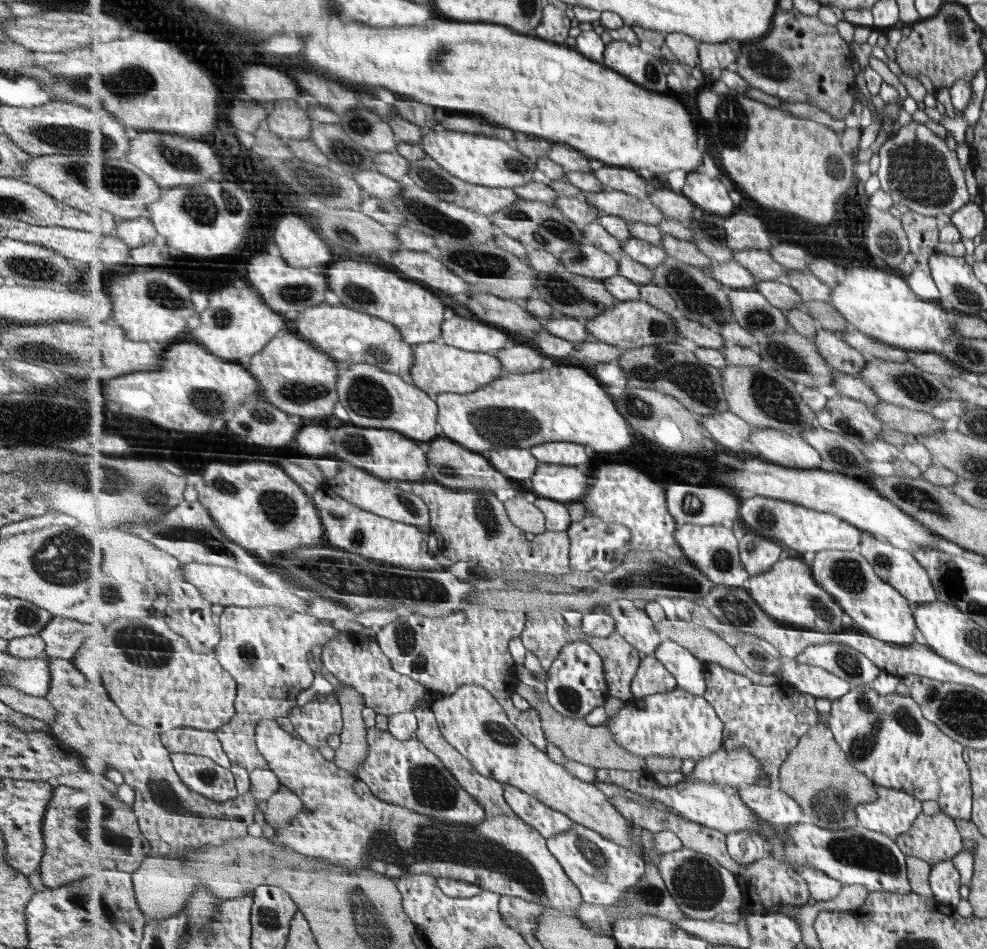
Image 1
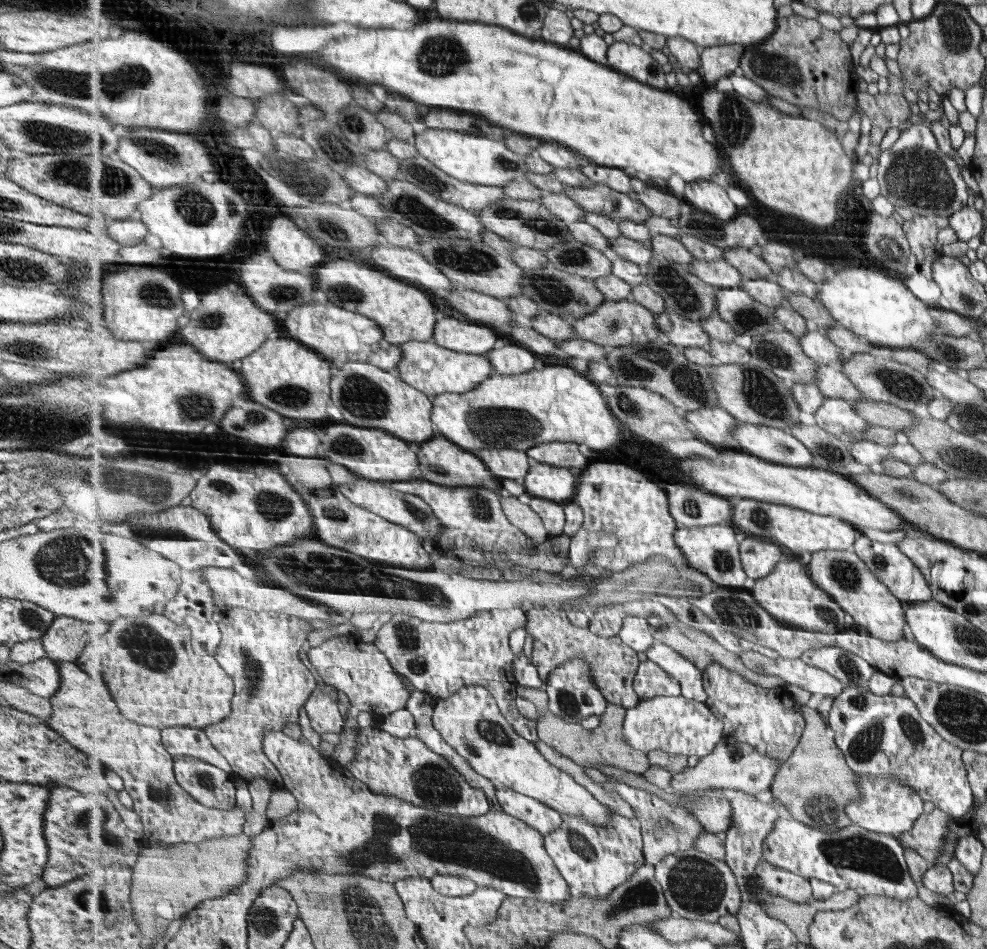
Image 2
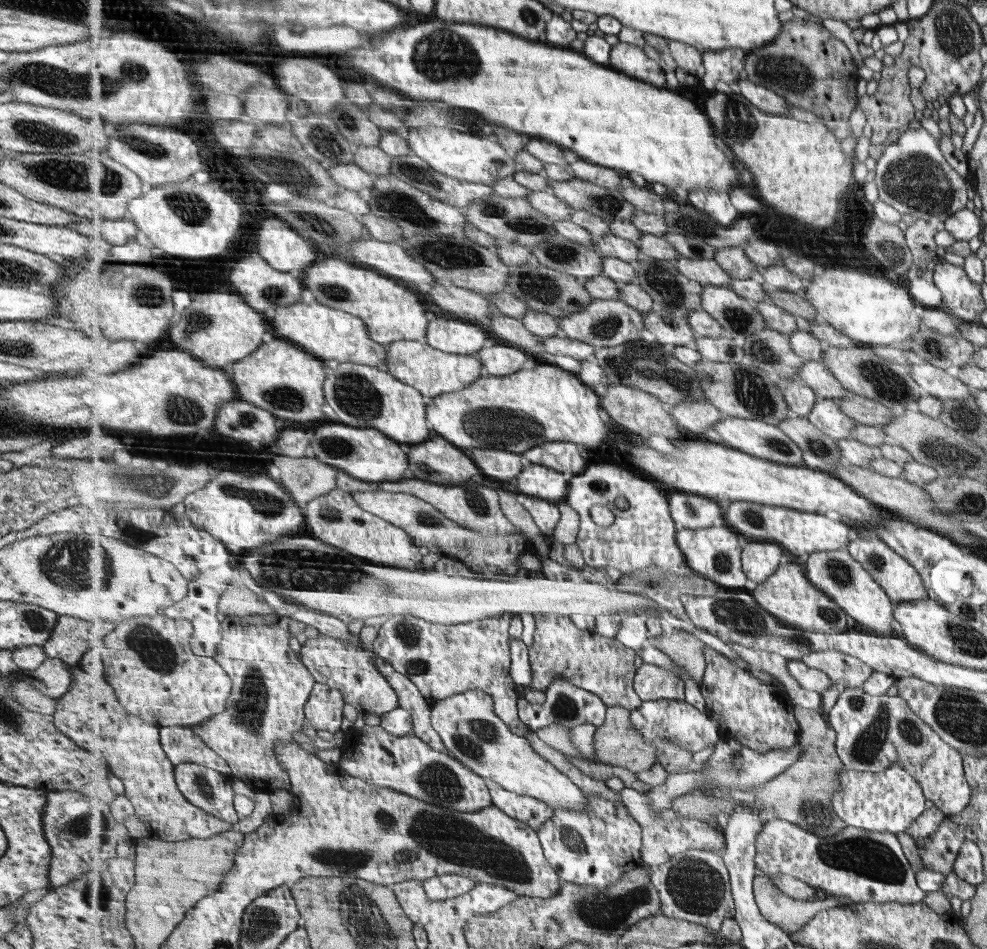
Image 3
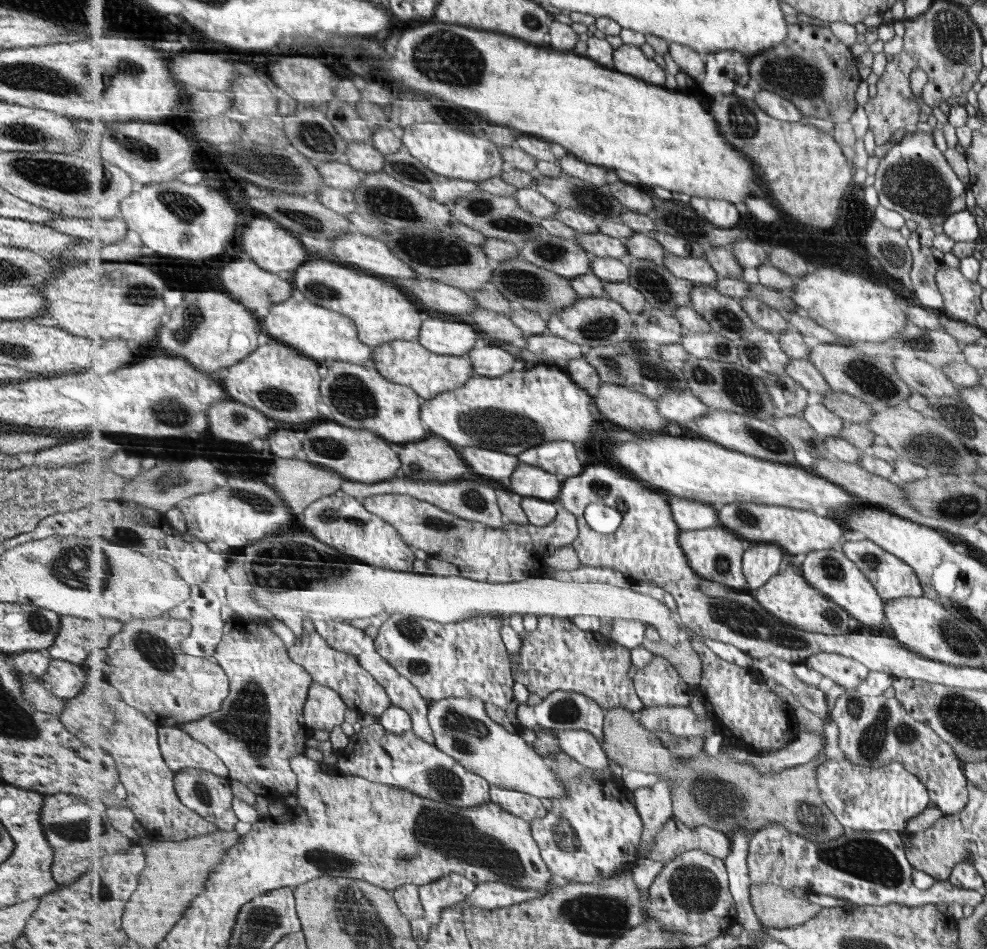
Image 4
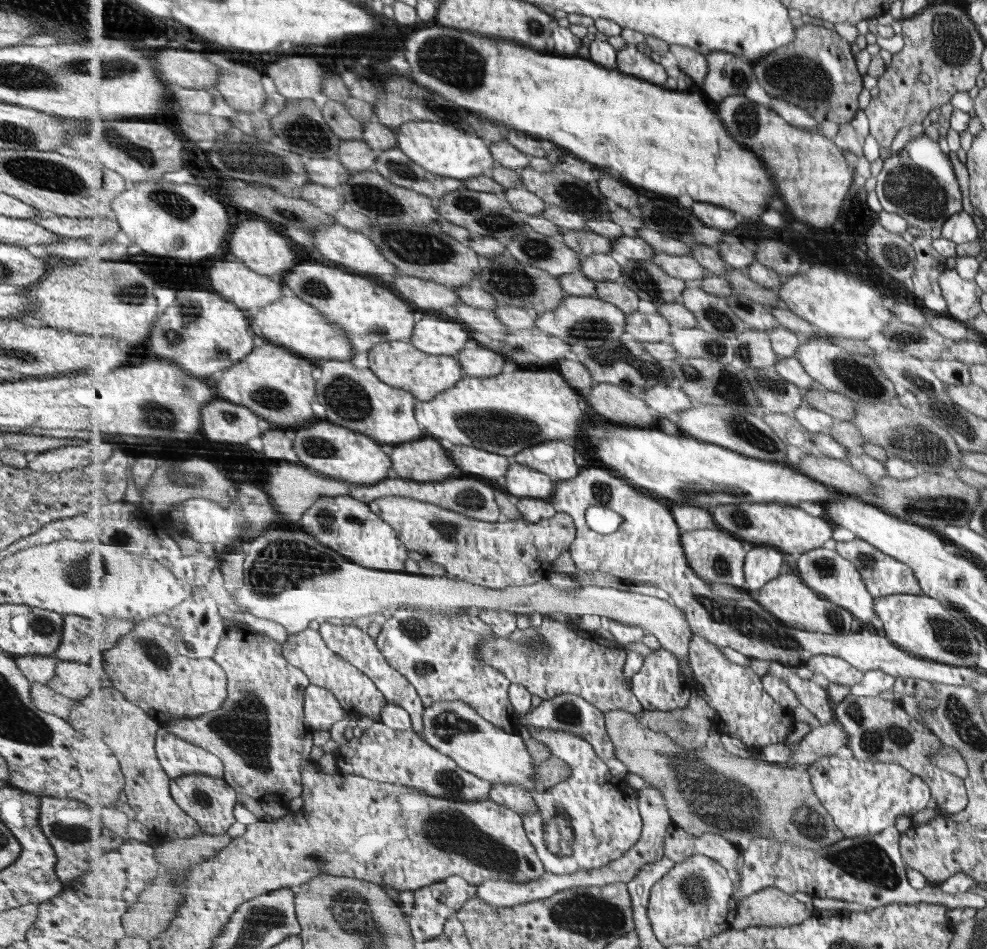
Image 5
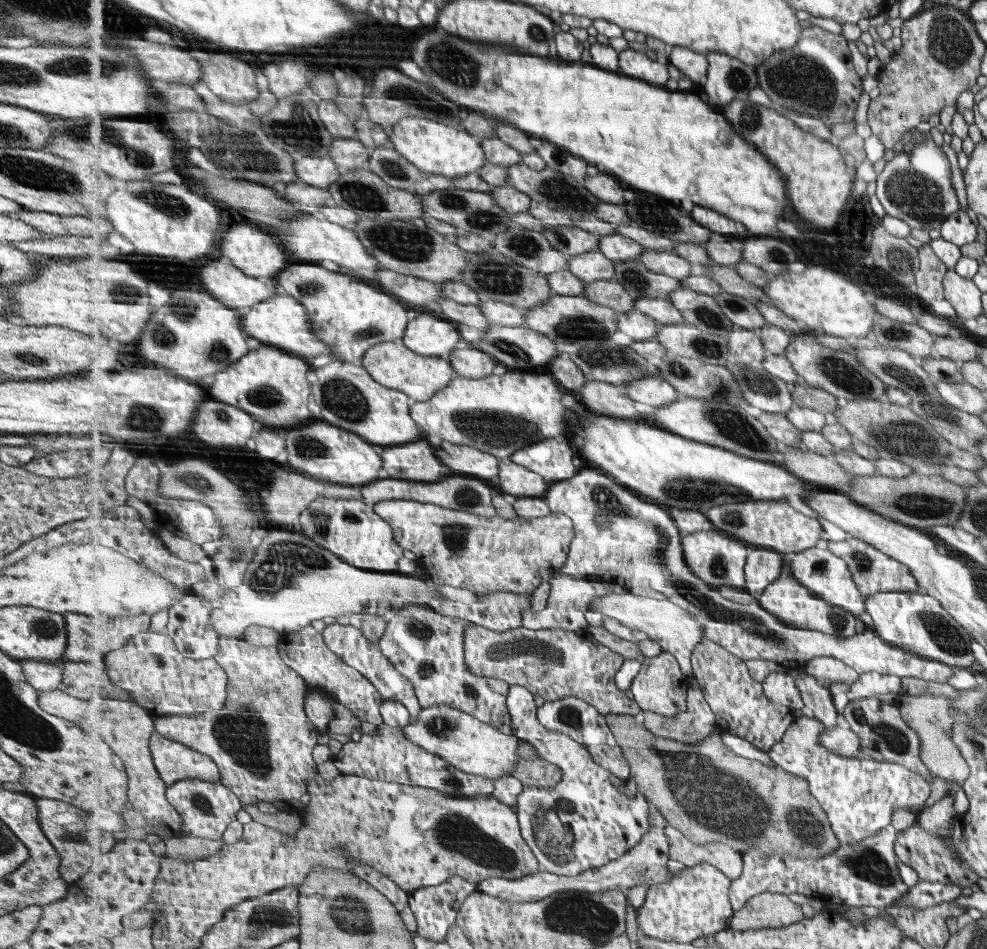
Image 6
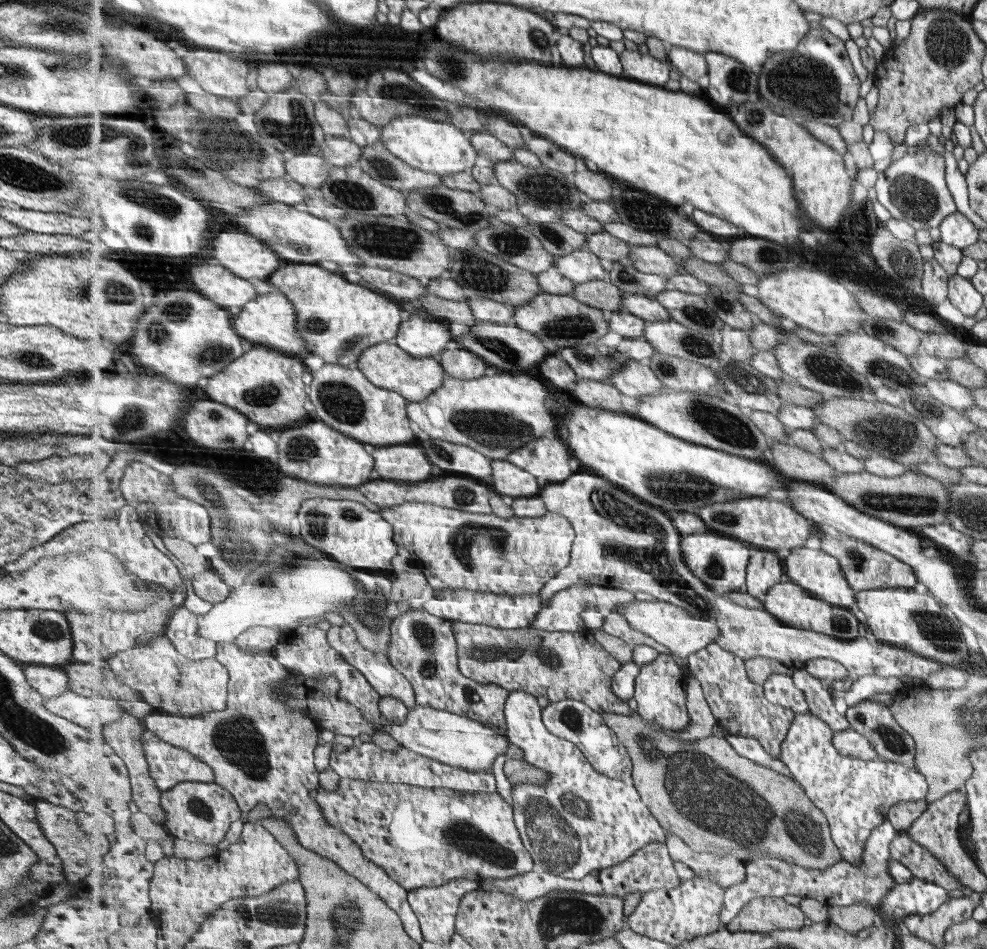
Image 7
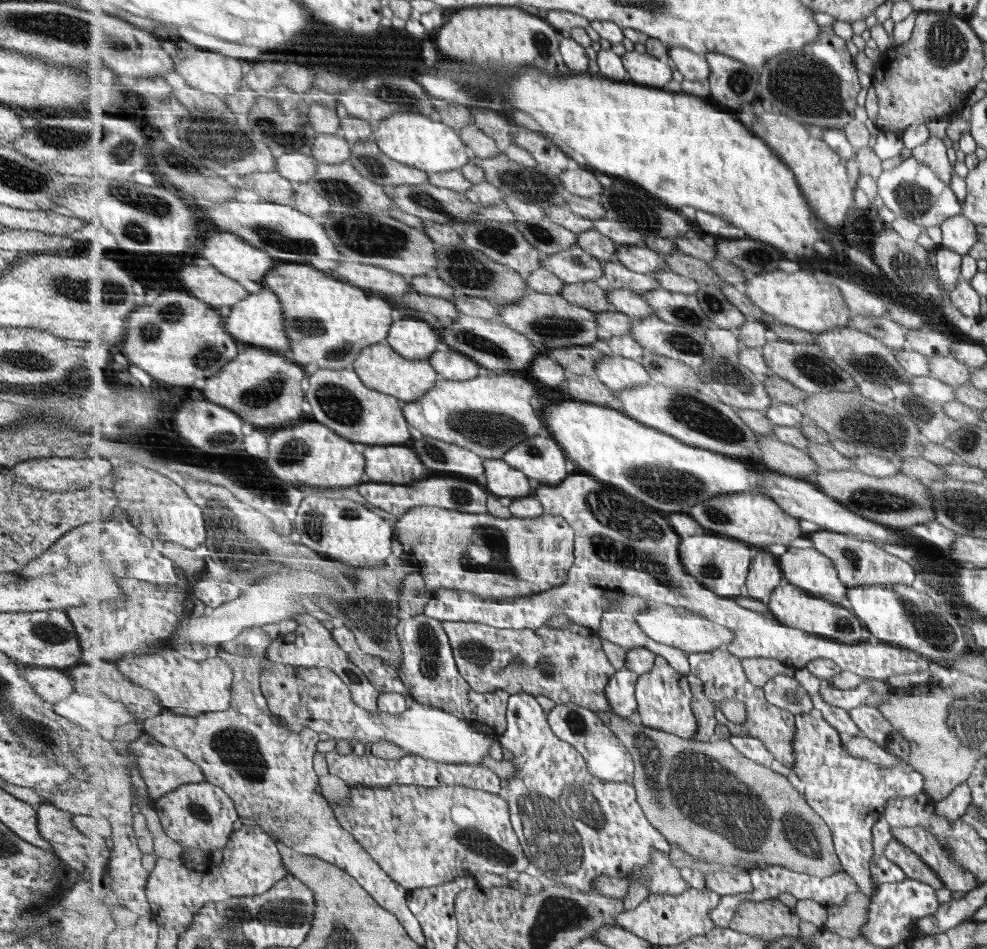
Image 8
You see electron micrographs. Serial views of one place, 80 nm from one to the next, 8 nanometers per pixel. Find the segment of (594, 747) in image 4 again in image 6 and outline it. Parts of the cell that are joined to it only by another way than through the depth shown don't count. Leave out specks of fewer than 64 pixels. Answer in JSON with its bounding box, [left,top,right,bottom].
[508,686,658,876]

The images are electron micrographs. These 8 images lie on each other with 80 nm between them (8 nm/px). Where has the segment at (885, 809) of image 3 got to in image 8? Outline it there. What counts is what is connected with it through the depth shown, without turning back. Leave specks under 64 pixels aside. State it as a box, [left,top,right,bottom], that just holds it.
[794,713,926,895]

